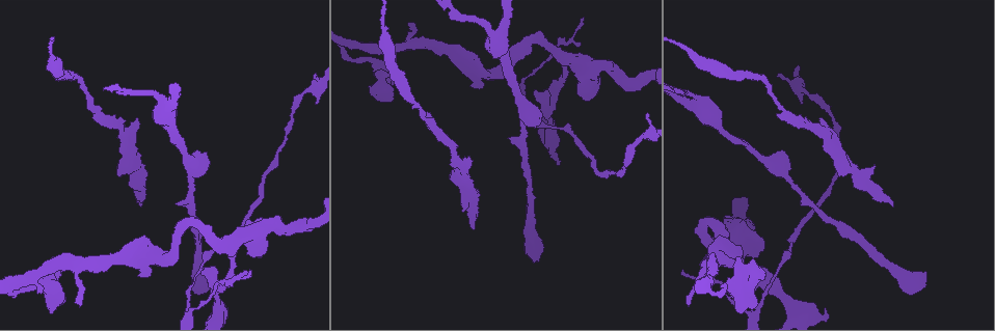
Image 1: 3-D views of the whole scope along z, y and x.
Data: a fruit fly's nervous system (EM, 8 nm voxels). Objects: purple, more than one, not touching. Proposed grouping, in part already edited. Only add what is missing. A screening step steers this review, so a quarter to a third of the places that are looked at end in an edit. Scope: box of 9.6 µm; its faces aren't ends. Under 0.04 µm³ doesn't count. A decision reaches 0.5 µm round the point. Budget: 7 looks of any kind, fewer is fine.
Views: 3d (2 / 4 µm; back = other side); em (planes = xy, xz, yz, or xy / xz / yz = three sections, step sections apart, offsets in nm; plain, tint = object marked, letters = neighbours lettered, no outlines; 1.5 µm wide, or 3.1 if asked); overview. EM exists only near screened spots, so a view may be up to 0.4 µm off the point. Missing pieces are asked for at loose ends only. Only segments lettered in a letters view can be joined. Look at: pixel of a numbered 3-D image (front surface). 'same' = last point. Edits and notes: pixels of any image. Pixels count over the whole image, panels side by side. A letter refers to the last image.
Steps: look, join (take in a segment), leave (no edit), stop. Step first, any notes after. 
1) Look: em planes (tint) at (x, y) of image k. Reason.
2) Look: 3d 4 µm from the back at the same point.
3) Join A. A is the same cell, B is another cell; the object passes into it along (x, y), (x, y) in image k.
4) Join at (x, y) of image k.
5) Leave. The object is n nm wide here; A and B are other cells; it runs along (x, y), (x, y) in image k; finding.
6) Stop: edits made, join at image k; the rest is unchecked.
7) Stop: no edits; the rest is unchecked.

Look: 3d 4 µm at (757, 301) of image 1. Branch stops here.

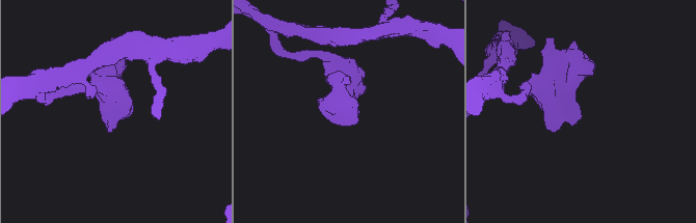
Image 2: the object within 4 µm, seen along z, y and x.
Look: em yz step 4 (tint) at (581, 116) of image 2. Need the tissue.

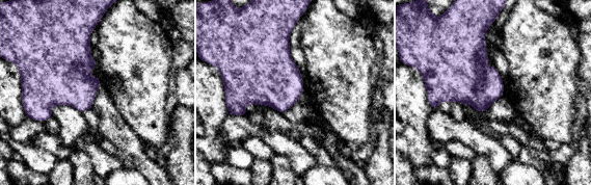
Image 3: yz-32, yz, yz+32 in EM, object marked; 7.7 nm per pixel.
Look: em planes (letters) at the same point.

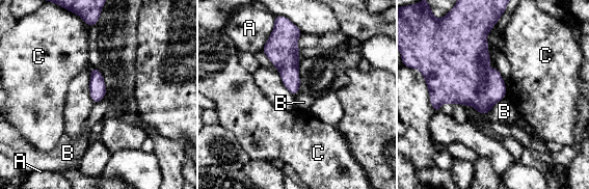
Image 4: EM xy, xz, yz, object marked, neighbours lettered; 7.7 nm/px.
Leave. A, B and C are other cells; no lettered segment goes on from it.

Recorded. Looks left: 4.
Look: em planes (letters) at (510, 138) of image 1. Tapers out.

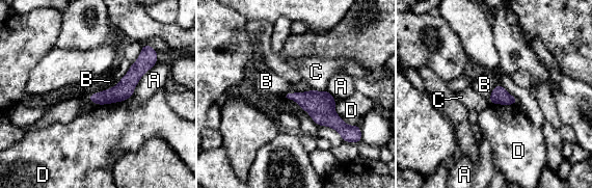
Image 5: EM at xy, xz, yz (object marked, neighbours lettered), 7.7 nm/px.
Leave. A, B, C and D are other cells; it runs along (150, 64), (114, 95), (90, 97) in image 5; none of them fits.

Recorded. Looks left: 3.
Look: em xy step 4 (tint) at (893, 204) of image 1. An open end.

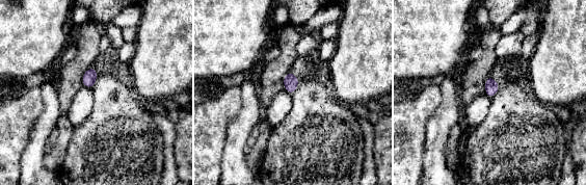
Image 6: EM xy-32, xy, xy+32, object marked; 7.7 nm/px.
Look: em planes (letters) at the same point.

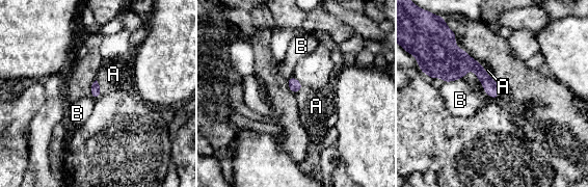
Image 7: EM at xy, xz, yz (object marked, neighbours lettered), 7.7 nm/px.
Join A. A is the same cell, B is another cell; the object passes into it along (96, 94), (99, 87), (113, 74) in image 7; the neuron continues.

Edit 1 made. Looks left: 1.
Stop: edits made, join at image 7; the rest is unchecked.

